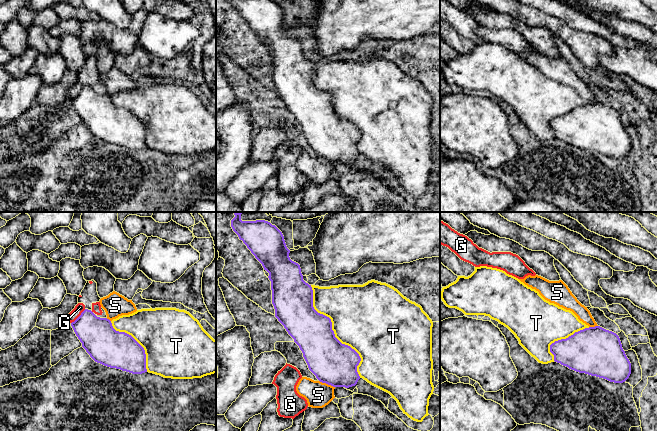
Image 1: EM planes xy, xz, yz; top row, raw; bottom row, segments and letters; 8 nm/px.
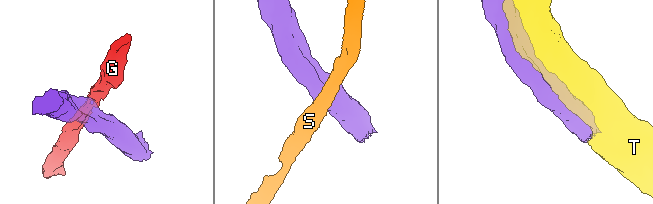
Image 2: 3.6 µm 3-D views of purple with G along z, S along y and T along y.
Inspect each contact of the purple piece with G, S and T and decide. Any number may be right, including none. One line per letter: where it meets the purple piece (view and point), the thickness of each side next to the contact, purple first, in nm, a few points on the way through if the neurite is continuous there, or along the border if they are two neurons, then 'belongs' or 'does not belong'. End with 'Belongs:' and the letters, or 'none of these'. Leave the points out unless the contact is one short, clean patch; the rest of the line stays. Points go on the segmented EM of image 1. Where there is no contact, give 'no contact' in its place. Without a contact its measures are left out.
G: contact xy (79, 316); calibres 280 and 80 nm; border xy (85, 309), (71, 323); does not belong
S: contact xz (327, 383); calibres 340 and 200 nm; border xz (319, 380), (334, 387); does not belong
T: contact xz (333, 331); calibres 340 and 480 nm; belongs
Belongs: T

